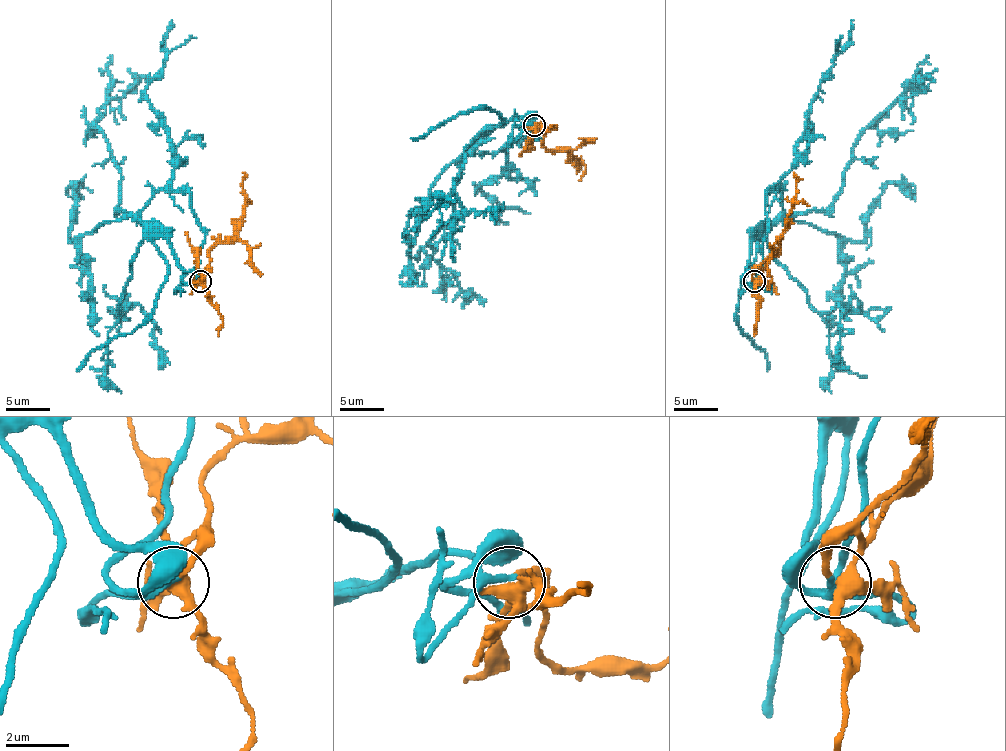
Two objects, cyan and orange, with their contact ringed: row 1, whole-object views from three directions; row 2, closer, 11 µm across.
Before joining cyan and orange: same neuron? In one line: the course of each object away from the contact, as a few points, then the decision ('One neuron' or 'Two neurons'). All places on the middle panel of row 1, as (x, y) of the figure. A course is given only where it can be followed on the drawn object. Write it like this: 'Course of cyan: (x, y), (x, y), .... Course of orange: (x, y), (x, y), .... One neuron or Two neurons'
Course of cyan: (534, 125), (528, 116), (503, 120), (464, 156), (455, 213), (431, 242), (433, 257), (470, 297), (462, 308). Course of orange: (534, 125), (537, 131), (543, 134), (543, 145), (548, 149), (565, 149), (579, 162), (576, 165). One neuron

